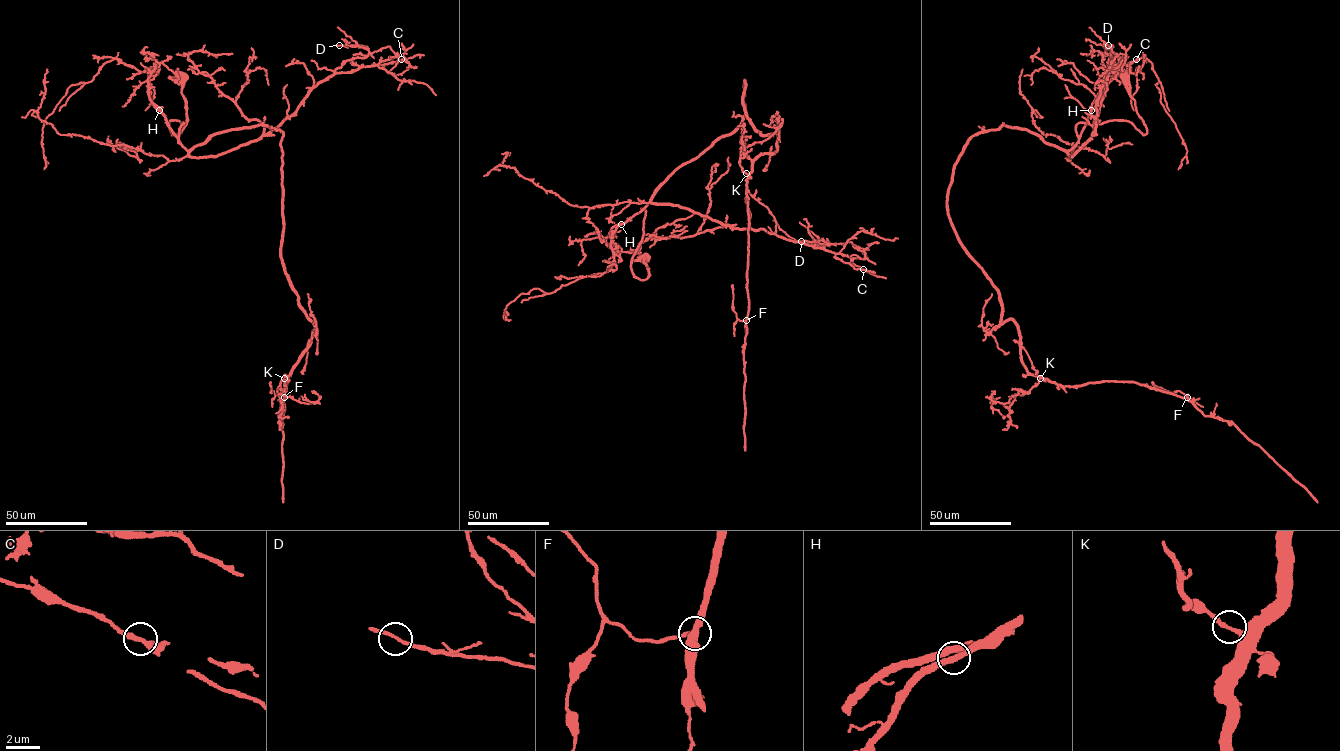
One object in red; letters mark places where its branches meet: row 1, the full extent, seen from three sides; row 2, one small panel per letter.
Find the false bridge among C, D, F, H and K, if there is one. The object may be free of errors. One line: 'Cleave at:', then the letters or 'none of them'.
Cleave at: none of them

